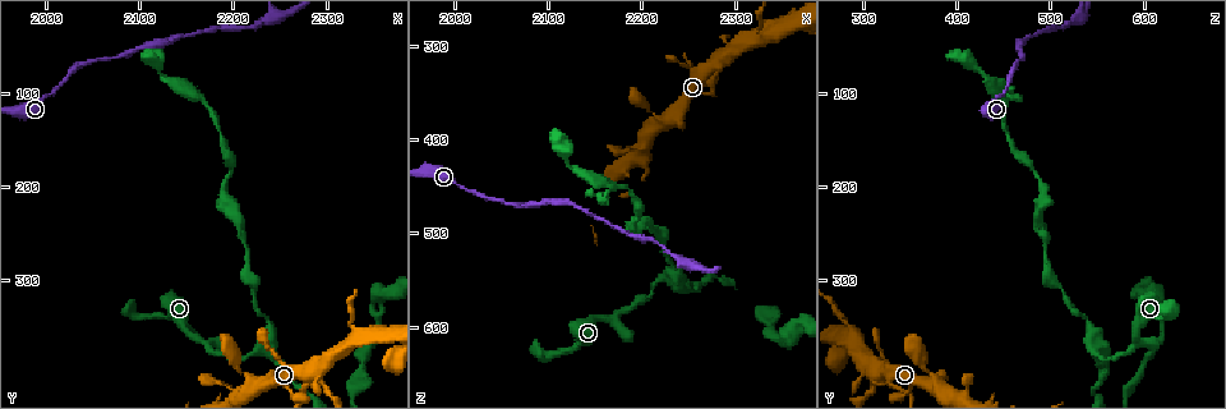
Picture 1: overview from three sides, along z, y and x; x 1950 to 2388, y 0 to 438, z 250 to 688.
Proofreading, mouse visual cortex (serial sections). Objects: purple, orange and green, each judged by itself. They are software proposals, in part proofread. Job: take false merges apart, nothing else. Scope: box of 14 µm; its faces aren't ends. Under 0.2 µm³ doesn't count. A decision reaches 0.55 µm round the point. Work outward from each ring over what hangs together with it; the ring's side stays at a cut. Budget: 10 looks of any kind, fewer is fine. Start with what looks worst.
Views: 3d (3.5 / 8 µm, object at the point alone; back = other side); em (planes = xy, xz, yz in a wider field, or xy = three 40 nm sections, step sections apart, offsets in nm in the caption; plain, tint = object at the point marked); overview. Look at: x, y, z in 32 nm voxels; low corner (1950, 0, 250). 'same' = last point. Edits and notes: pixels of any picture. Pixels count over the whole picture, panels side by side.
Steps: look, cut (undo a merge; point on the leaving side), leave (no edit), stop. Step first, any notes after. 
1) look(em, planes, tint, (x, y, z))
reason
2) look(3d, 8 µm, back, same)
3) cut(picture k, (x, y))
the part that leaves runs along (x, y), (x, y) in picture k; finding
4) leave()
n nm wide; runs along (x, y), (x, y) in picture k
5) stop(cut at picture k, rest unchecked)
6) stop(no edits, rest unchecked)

look(3d, 3.5 µm, (2235, 340, 540))
sudden change in width

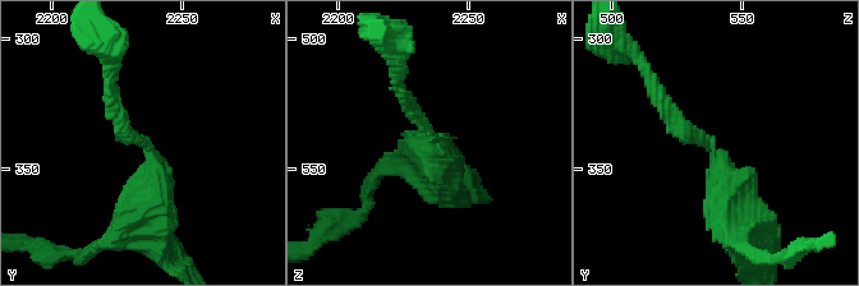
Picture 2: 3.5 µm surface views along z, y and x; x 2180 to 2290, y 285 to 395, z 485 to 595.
look(em, planes, plain, (2238, 343, 539))
arms of 200, 450 nm

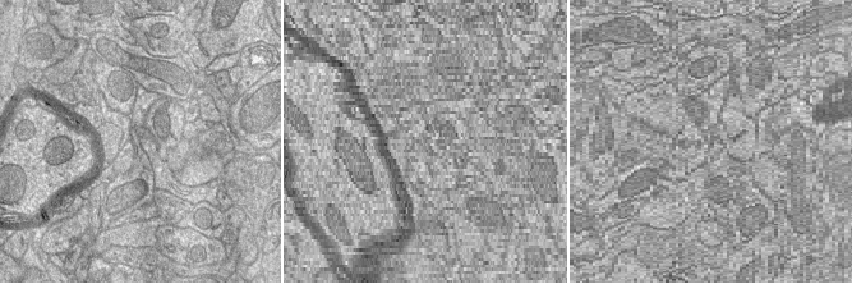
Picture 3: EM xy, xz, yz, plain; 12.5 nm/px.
look(em, planes, tint, same)

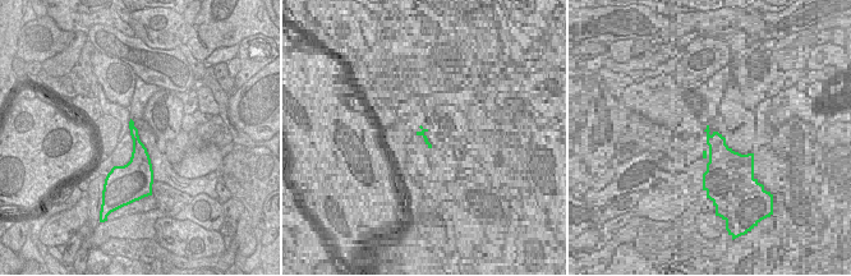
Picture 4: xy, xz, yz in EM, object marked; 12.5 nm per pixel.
leave()
190 nm wide; runs along (730, 225), (720, 161), (658, 98) in picture 2; continuous, no second cell

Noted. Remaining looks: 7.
look(3d, 3.5 µm, (2165, 105, 445))
sudden change in width

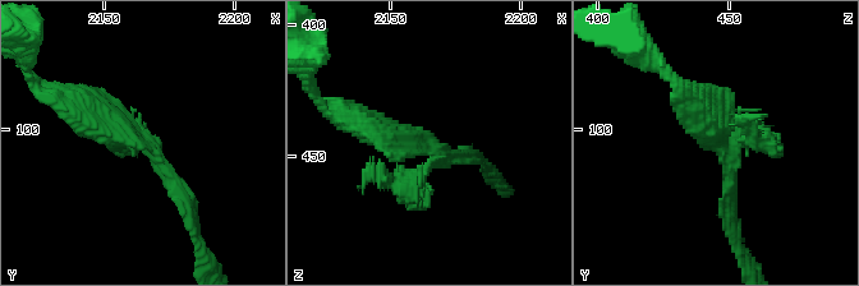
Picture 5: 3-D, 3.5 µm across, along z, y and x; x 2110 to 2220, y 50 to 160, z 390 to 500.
look(em, planes, tint, (2164, 104, 449))

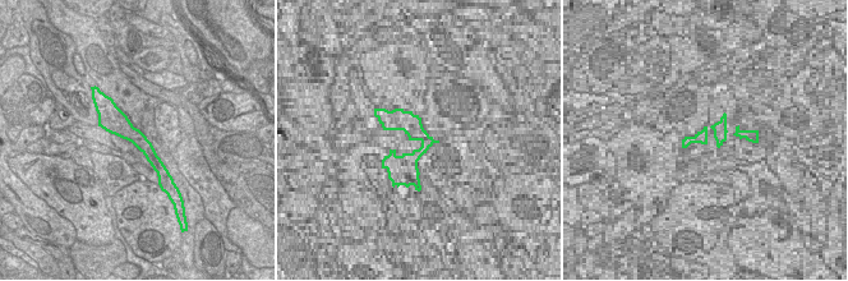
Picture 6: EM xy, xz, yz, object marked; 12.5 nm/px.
leave()
runs along (109, 106), (158, 169) in picture 6; all the same cell

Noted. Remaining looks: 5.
look(3d, 3.5 µm, back, (2280, 400, 315))
four or more arms meet

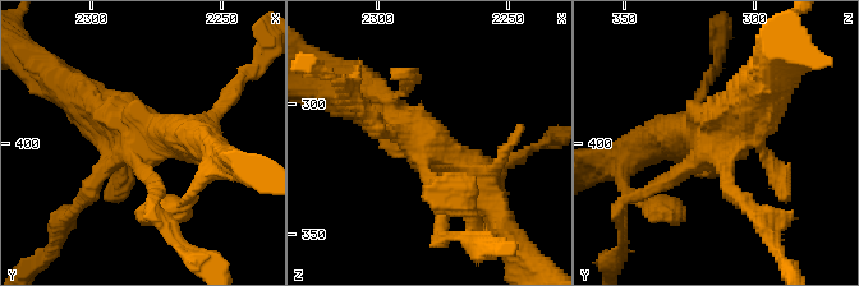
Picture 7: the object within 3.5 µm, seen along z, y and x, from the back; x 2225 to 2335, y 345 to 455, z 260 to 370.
look(em, xy, step 3, tint, (2282, 397, 314))
need the tissue

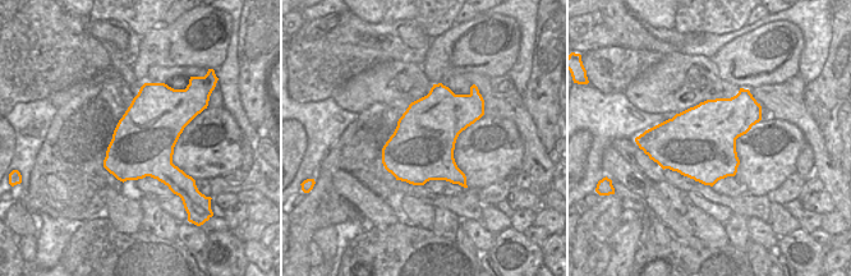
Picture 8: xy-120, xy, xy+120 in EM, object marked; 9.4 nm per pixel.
leave()
runs along (490, 203), (423, 141), (361, 98) in picture 7; continuous, no second cell

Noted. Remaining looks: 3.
look(3d, 8 µm, back, (2330, 350, 290))
thin arm on a thick one

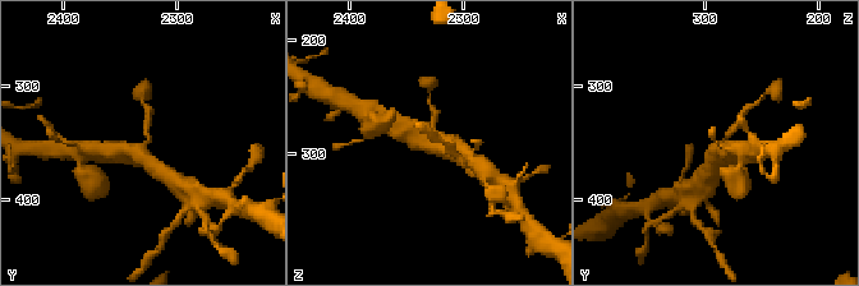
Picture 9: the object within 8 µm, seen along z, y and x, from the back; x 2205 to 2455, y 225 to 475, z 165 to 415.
look(em, xy, step 2, tint, (2332, 352, 286))

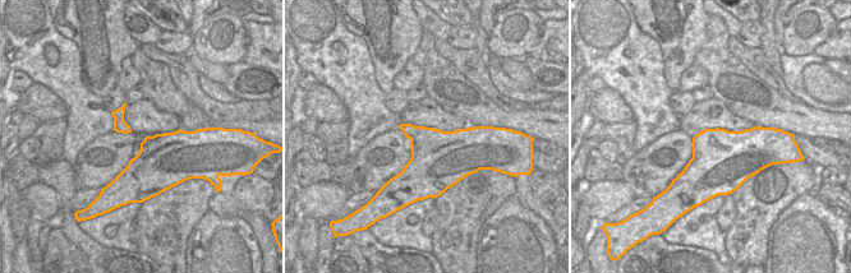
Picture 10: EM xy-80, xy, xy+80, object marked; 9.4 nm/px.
leave()
550 nm wide; runs along (162, 174), (134, 151), (100, 150) in picture 9; continuous, no second cell

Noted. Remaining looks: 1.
stop(no edits, rest unchecked)

